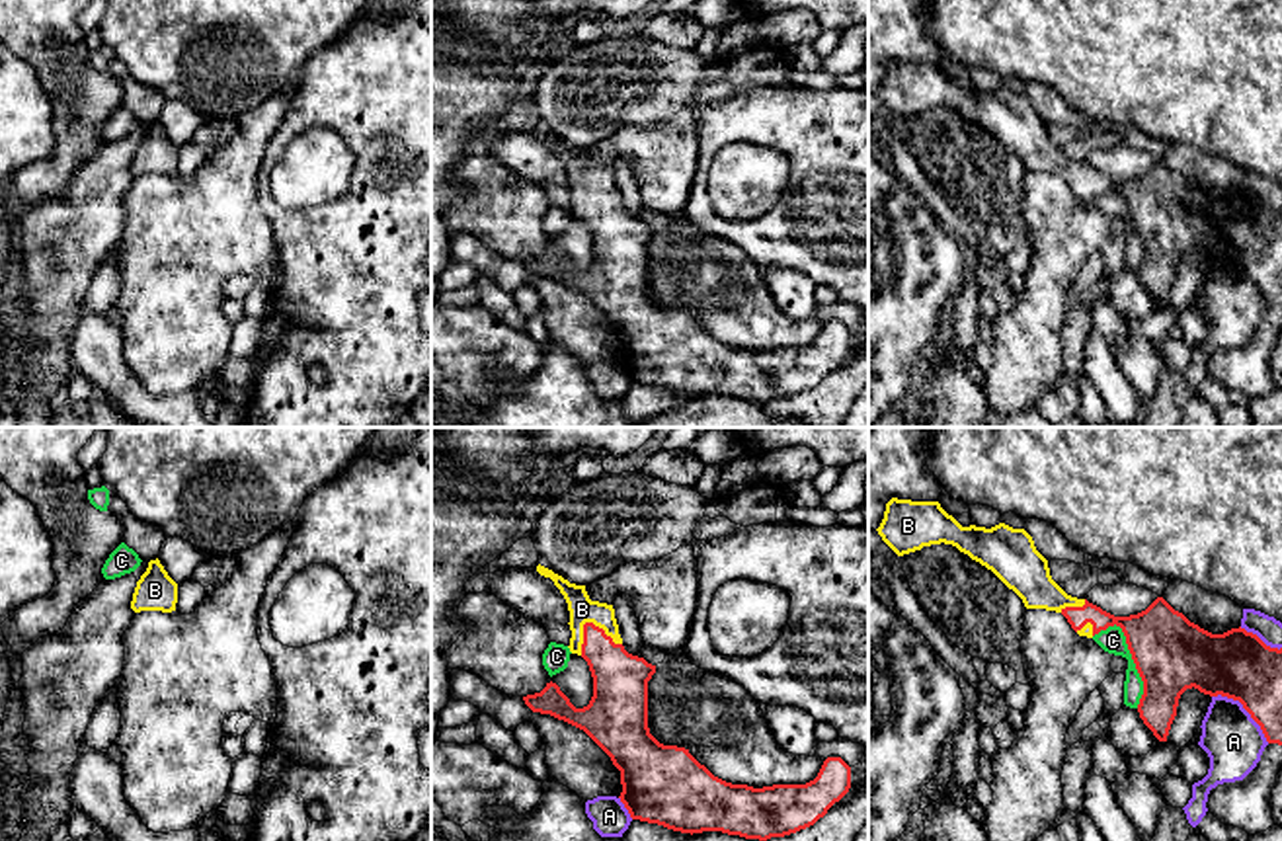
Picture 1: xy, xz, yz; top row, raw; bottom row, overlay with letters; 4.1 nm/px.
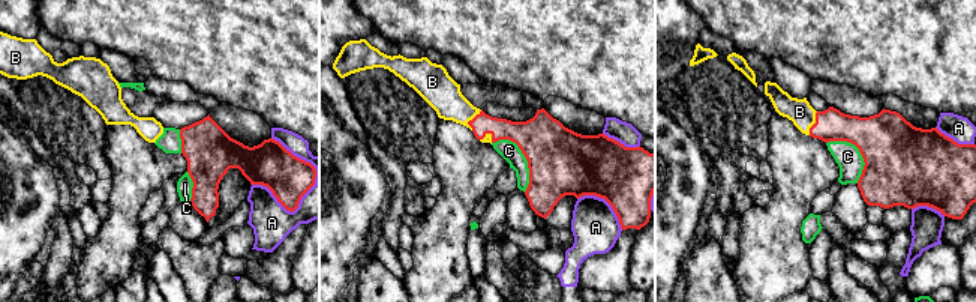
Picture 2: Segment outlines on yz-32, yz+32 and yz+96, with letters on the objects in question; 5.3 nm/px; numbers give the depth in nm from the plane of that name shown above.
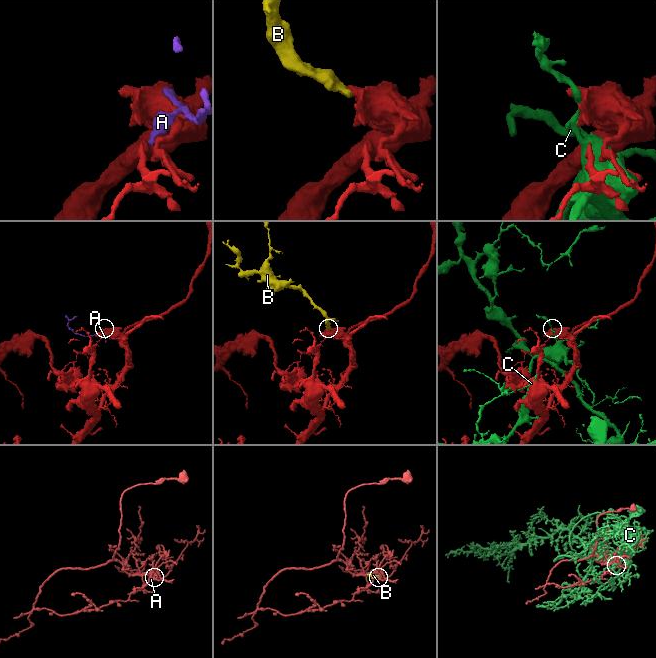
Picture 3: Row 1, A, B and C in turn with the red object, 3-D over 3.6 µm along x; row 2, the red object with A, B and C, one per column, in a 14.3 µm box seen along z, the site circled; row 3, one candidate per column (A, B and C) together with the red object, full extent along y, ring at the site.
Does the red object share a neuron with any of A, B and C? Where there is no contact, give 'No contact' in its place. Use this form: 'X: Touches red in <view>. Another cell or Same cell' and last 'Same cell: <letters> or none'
A: Touches red in yz. Another cell
B: Touches red in xz. Same cell
C: Touches red in yz. Another cell
Same cell: B

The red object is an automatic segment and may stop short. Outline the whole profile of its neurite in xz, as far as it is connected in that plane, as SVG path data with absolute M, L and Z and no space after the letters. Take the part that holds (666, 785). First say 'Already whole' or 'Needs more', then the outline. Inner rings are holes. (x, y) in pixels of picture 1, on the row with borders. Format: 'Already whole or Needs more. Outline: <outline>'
Needs more. Outline: M544 566L537 572L550 578L570 611L570 652L581 656L593 677L593 697L576 708L556 683L523 697L533 712L550 714L583 730L621 771L621 802L632 820L658 823L681 833L722 831L767 841L814 825L851 788L851 767L841 757L827 757L818 777L806 784L773 784L753 788L714 777L685 747L660 743L648 728L648 681L656 665L624 650L613 605L591 601L585 585L576 585Z

